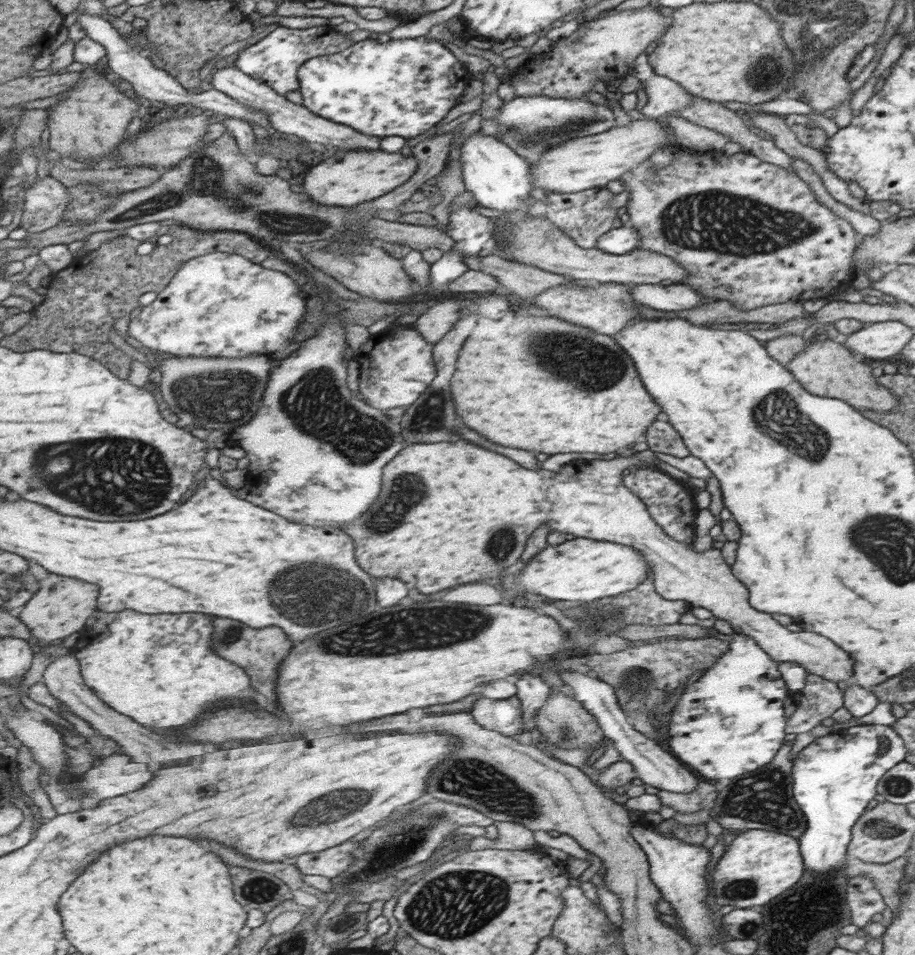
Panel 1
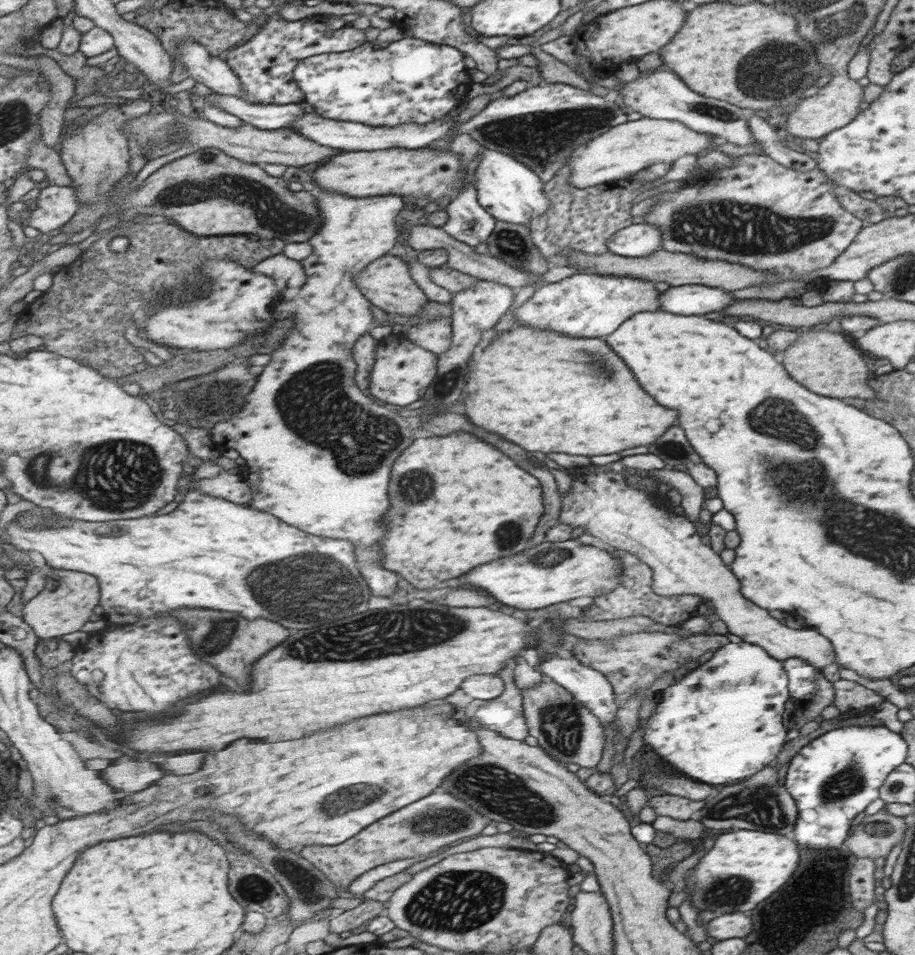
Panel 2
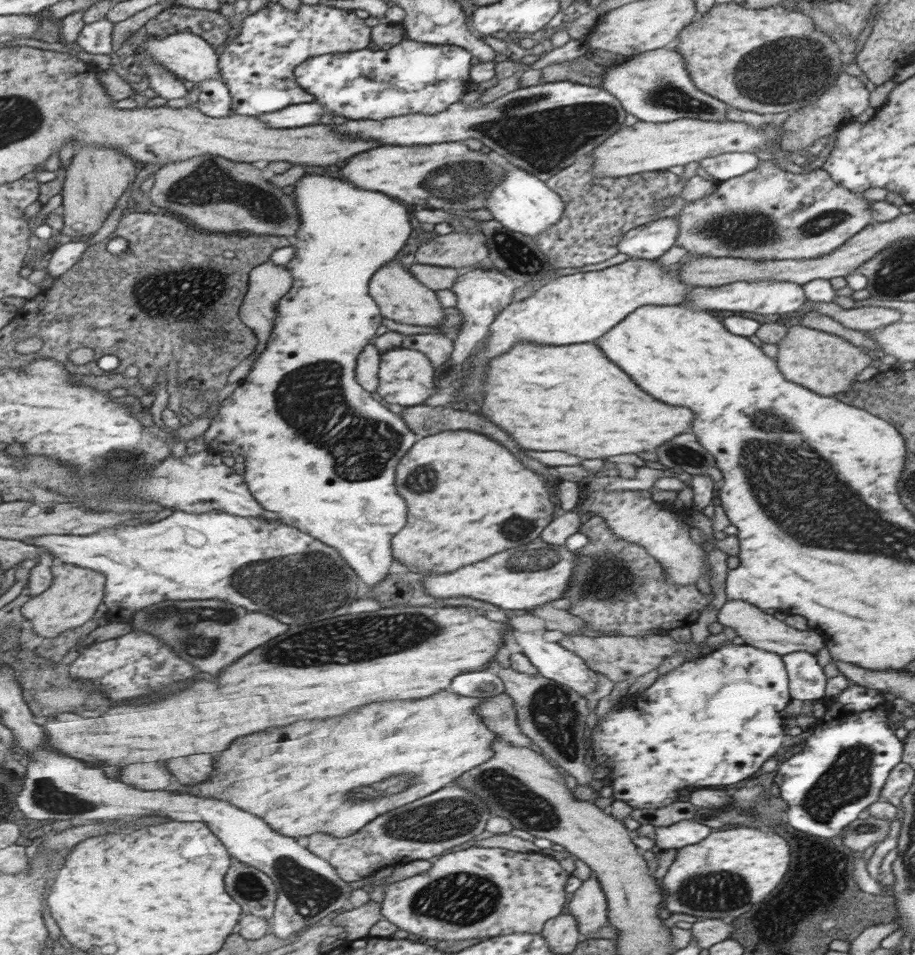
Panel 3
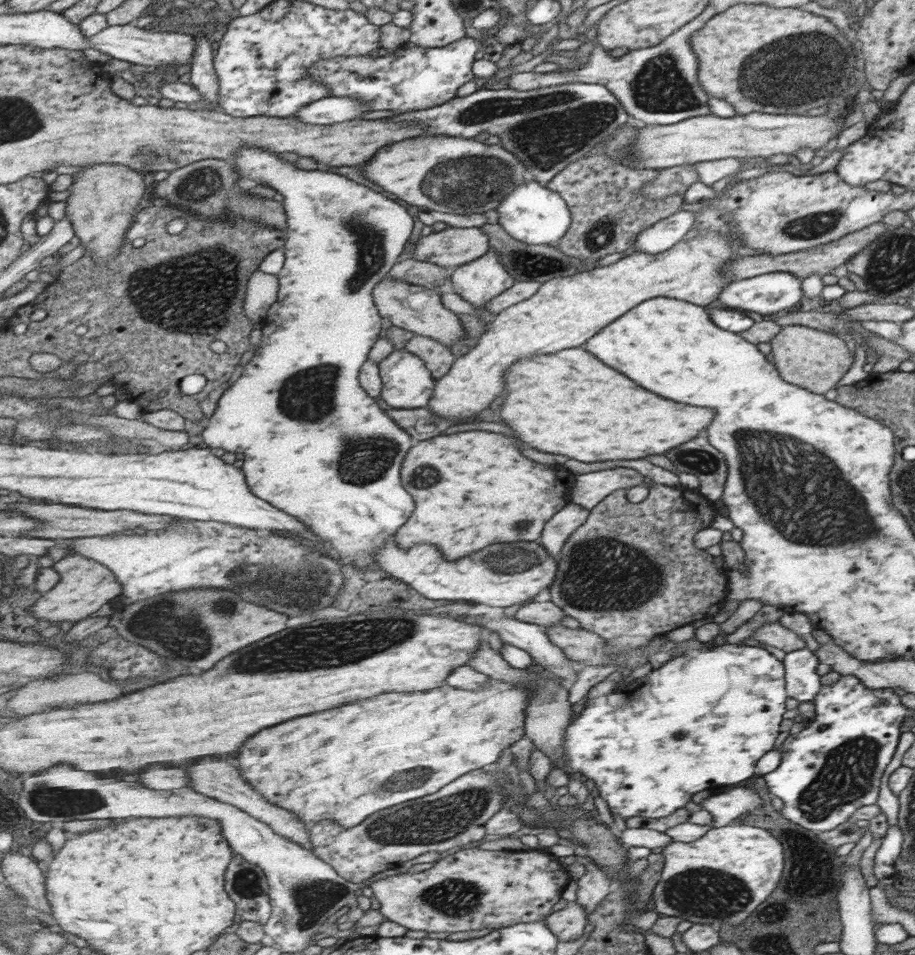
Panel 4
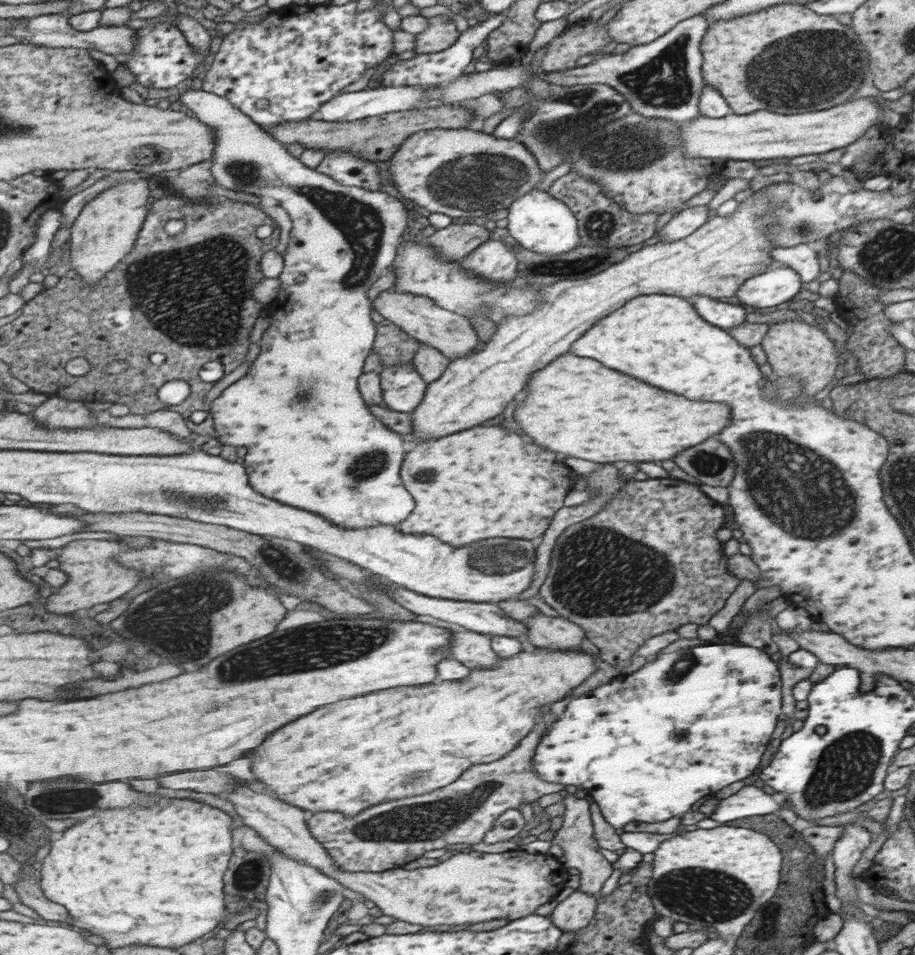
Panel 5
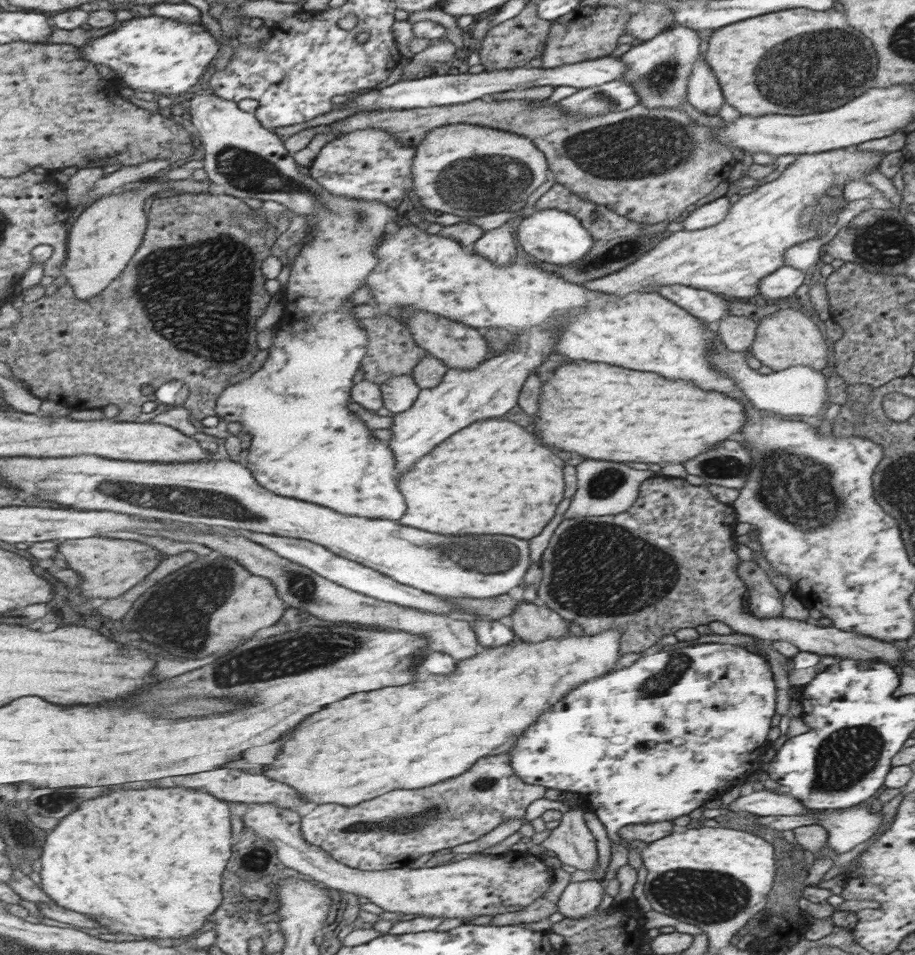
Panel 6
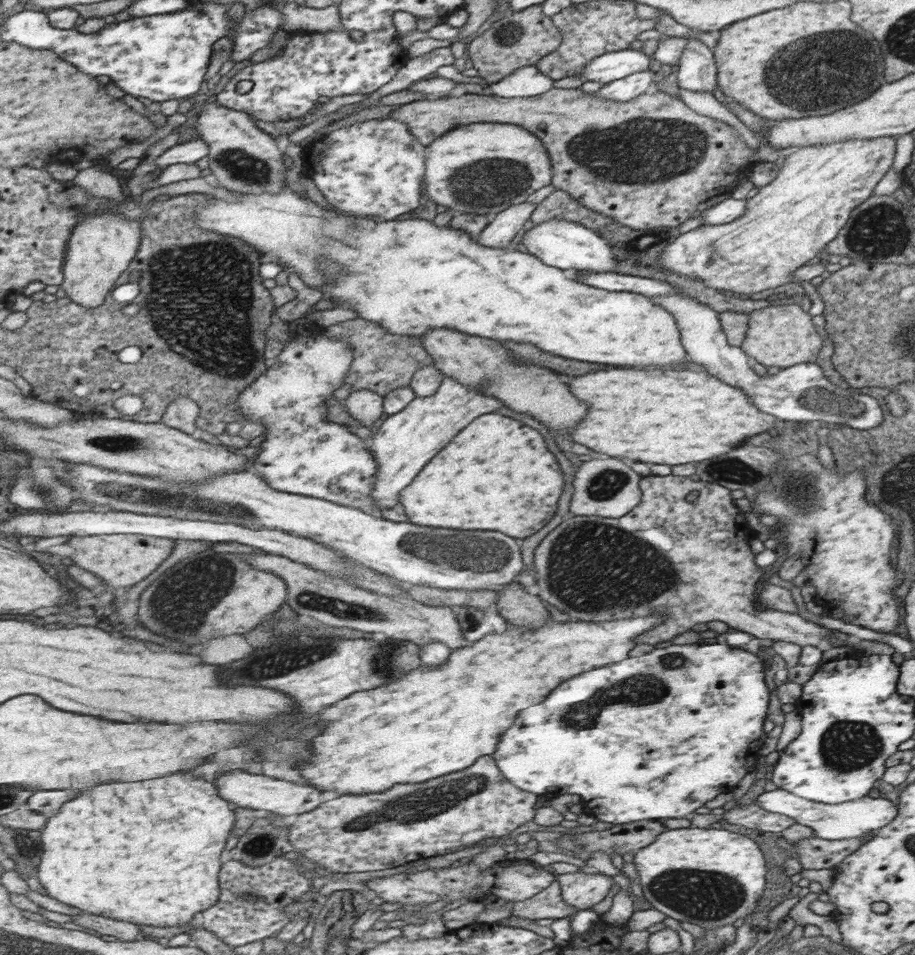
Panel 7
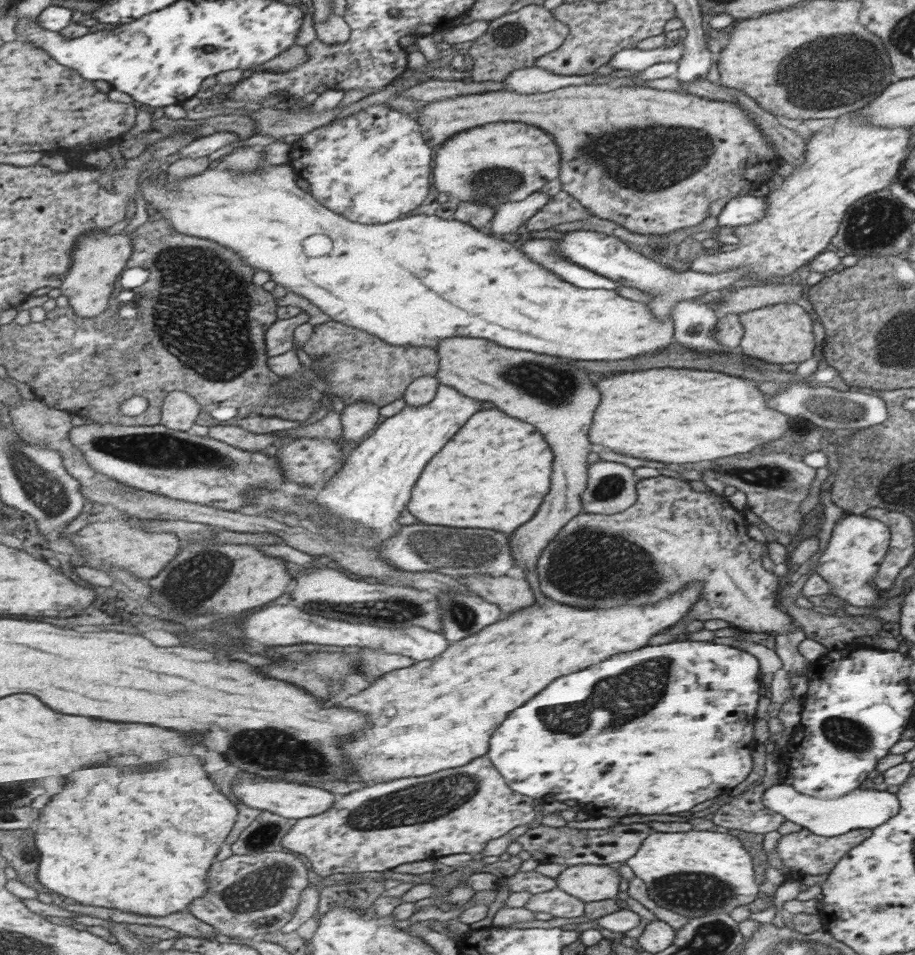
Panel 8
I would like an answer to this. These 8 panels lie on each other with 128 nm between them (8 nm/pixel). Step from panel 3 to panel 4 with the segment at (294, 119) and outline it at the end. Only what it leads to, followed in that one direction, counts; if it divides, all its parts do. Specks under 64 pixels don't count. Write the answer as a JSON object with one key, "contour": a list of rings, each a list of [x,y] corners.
{"contour":[[[329,96],[311,103],[296,114],[296,118],[307,124],[337,124],[357,118],[357,114],[369,109],[358,98]]]}

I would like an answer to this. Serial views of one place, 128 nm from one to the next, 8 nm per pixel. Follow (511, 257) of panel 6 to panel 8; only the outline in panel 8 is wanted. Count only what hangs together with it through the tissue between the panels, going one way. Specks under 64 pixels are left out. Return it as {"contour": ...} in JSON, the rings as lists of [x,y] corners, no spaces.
{"contour":[[[540,190],[518,202],[507,202],[495,208],[489,221],[489,231],[499,238],[502,234],[513,234],[522,229],[524,222],[533,216],[545,203],[549,196]]]}

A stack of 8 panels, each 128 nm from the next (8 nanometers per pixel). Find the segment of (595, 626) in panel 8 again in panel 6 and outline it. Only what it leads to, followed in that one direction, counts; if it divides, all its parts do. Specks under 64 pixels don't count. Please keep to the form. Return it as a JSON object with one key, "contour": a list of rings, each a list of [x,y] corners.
{"contour":[[[609,628],[599,634],[582,637],[568,631],[560,638],[547,638],[541,642],[514,637],[503,646],[483,647],[475,656],[457,660],[457,668],[447,676],[429,674],[427,680],[417,680],[413,684],[389,686],[377,692],[349,696],[329,708],[323,708],[317,716],[309,716],[301,728],[295,728],[291,738],[283,744],[277,760],[271,766],[265,766],[263,773],[271,780],[292,786],[309,802],[349,807],[356,807],[363,800],[371,800],[393,790],[425,788],[453,779],[463,775],[475,760],[483,759],[483,756],[511,751],[516,739],[536,722],[545,709],[572,688],[616,669],[621,631],[623,629]]]}

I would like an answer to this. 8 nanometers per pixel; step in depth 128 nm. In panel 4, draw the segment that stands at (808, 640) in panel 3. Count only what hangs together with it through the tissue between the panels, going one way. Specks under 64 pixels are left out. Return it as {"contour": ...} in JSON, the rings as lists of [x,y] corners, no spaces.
{"contour":[[[779,621],[765,623],[755,628],[750,637],[762,645],[770,645],[785,653],[805,647],[805,642],[798,634],[785,628]]]}

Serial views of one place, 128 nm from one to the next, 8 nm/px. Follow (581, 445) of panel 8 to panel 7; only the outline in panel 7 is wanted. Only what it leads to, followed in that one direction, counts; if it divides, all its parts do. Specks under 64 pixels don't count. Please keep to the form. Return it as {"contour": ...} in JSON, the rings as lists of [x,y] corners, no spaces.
{"contour":[[[435,328],[429,334],[425,332],[425,336],[420,336],[419,339],[432,357],[432,365],[440,369],[445,377],[454,378],[477,392],[485,392],[485,396],[500,400],[501,404],[513,412],[517,410],[529,414],[533,420],[543,424],[548,432],[555,430],[565,436],[565,428],[573,428],[587,412],[587,406],[569,394],[559,374],[511,358],[510,353],[493,340],[467,336],[447,328]]]}

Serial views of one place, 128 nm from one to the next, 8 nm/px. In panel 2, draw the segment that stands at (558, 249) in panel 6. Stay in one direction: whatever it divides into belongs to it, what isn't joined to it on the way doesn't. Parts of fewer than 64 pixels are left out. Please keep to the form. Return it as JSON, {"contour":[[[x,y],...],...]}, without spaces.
{"contour":[[[481,148],[477,154],[479,160],[473,170],[476,201],[496,221],[528,226],[531,218],[548,209],[549,201],[543,194],[543,182],[532,169],[495,150]]]}

